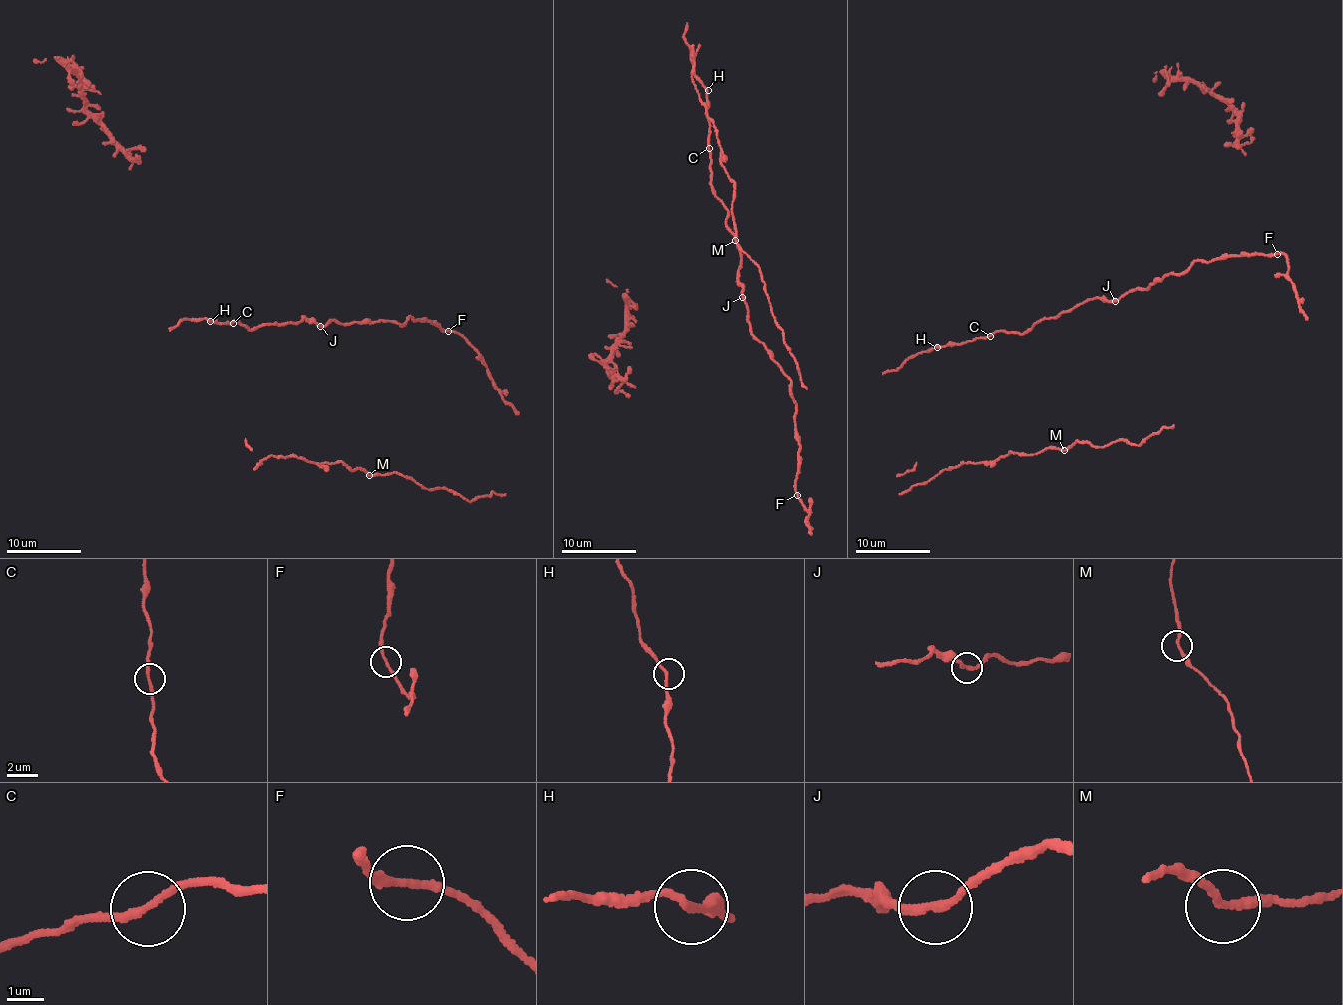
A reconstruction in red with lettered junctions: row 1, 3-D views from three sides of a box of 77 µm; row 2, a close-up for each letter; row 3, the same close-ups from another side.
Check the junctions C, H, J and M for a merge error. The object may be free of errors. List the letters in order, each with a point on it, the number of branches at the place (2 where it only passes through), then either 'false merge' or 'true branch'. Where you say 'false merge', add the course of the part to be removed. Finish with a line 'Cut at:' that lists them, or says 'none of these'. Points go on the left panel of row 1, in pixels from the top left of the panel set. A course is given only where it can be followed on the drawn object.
C: at (233, 323); 2 branches meet; true branch
H: at (210, 321); 2 branches meet; true branch
J: at (320, 326); 2 branches meet; true branch
M: at (369, 475); 2 branches meet; true branch
Cut at: none of these

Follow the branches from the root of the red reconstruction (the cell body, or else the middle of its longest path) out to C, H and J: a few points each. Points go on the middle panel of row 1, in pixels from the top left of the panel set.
C: (711, 190), (709, 148)
H: (711, 190), (708, 90)
J: (711, 190), (728, 212), (726, 227), (740, 251), (738, 282), (743, 297)

